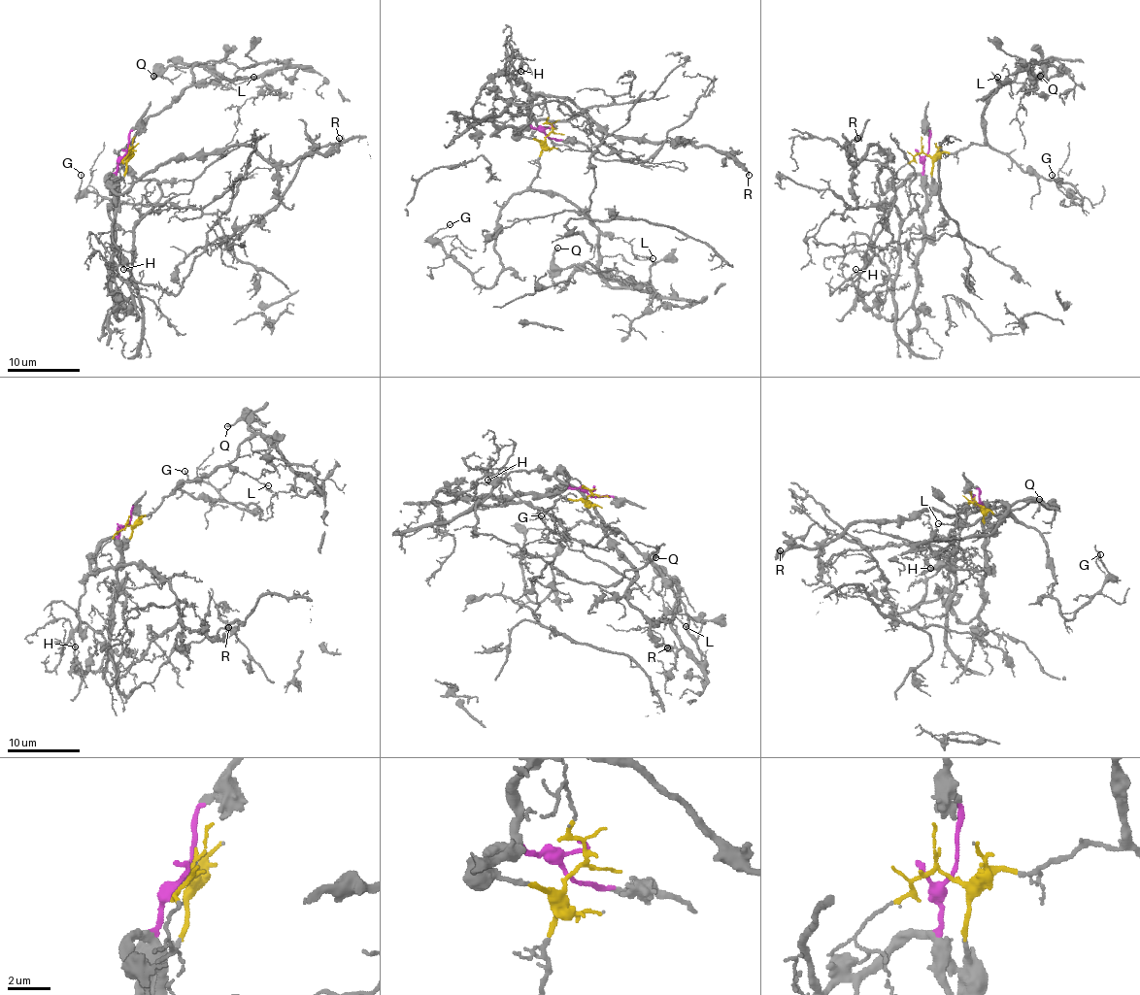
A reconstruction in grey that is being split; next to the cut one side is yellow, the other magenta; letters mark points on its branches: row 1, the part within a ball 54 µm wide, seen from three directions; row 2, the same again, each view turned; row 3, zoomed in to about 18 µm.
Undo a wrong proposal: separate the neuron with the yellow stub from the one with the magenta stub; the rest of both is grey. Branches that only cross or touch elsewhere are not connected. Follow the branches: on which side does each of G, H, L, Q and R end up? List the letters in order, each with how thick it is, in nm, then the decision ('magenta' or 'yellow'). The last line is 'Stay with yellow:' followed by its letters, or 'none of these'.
G: 110 nm thick; yellow
H: 100 nm thick; magenta
L: 120 nm thick; yellow
Q: 240 nm thick; yellow
R: 200 nm thick; magenta
Stay with yellow: G, L, Q

